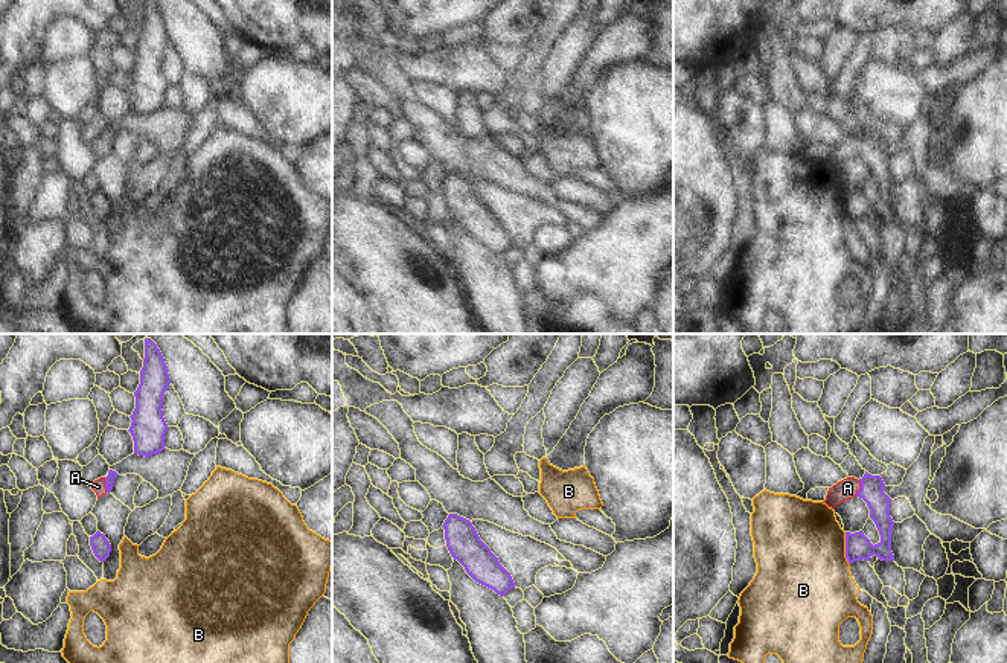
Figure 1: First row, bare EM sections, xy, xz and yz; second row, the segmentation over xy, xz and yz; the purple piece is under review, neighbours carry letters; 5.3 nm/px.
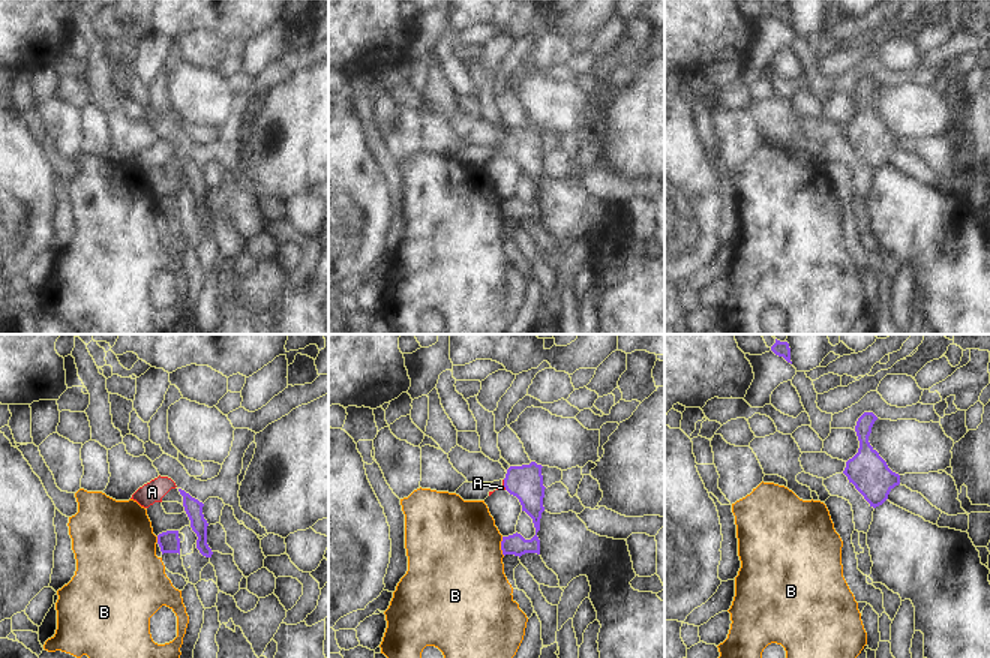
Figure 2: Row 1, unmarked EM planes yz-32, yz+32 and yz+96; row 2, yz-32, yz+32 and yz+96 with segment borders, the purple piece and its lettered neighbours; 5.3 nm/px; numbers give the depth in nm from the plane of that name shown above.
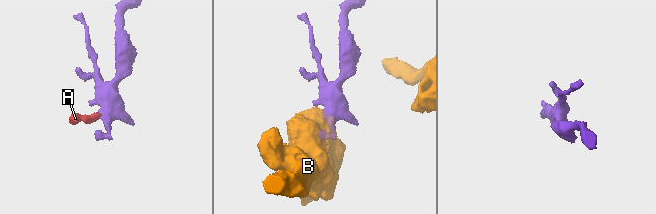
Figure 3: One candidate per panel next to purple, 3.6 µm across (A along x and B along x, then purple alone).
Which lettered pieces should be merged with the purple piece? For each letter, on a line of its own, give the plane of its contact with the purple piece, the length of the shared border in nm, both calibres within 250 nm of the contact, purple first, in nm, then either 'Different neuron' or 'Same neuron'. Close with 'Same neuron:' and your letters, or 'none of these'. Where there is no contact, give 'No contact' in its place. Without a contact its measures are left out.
A: Touches purple in yz. Shared border 90 nm. Thickness 130 nm (purple) against 110 nm. Same neuron
B: Touches purple in yz. Shared border 180 nm. Thickness 140 nm (purple) against 480 nm. Different neuron
Same neuron: A.

